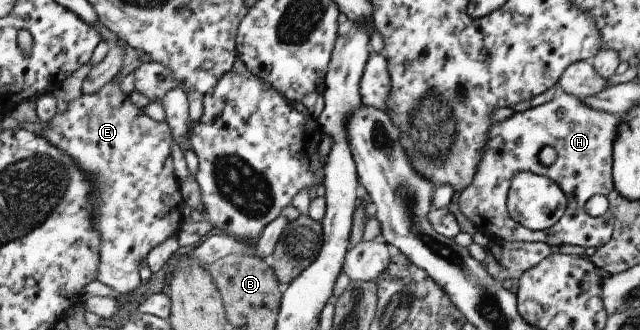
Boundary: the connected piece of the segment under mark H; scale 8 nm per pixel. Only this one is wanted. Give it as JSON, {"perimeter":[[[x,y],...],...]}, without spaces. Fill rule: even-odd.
{"perimeter":[[[559,92],[548,103],[535,108],[529,108],[523,113],[514,113],[501,123],[491,123],[489,140],[481,153],[476,172],[472,181],[467,185],[459,197],[457,204],[461,214],[469,220],[477,232],[481,232],[490,240],[498,238],[504,241],[542,242],[549,248],[560,245],[575,245],[583,248],[599,248],[605,246],[612,235],[614,220],[608,211],[600,217],[590,217],[585,213],[584,205],[593,195],[607,196],[612,192],[612,144],[617,134],[619,115],[613,116],[604,112],[595,112],[581,104],[581,99]],[[550,146],[555,149],[556,161],[551,166],[543,166],[538,159],[541,147]],[[530,172],[537,176],[544,176],[553,181],[566,198],[566,209],[563,216],[550,229],[530,231],[523,228],[519,222],[508,214],[507,197],[511,182],[516,174]]]}

